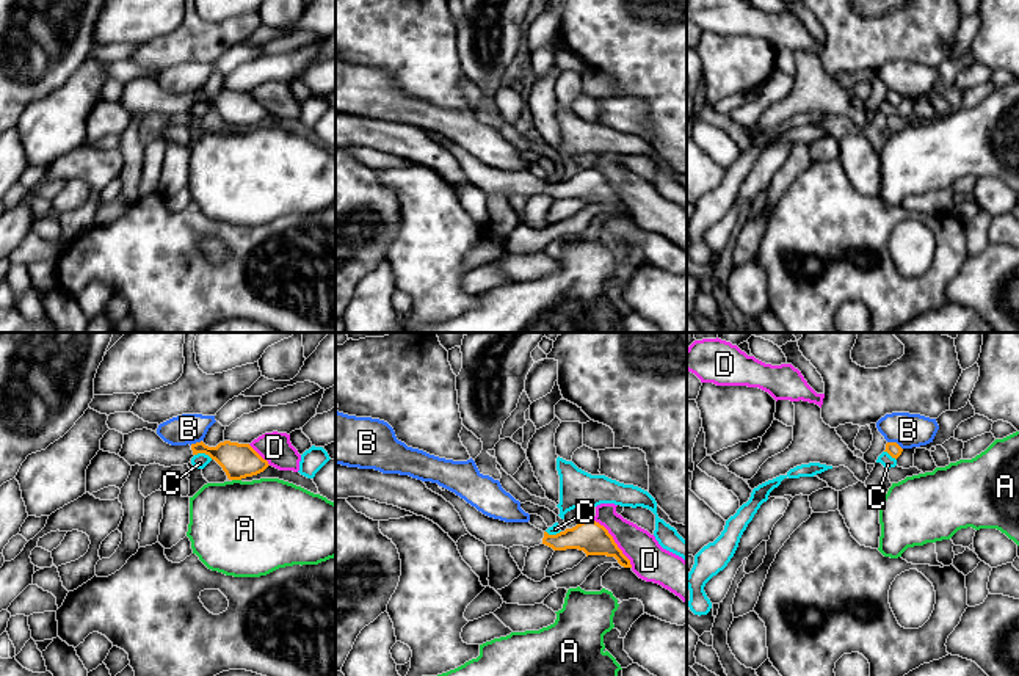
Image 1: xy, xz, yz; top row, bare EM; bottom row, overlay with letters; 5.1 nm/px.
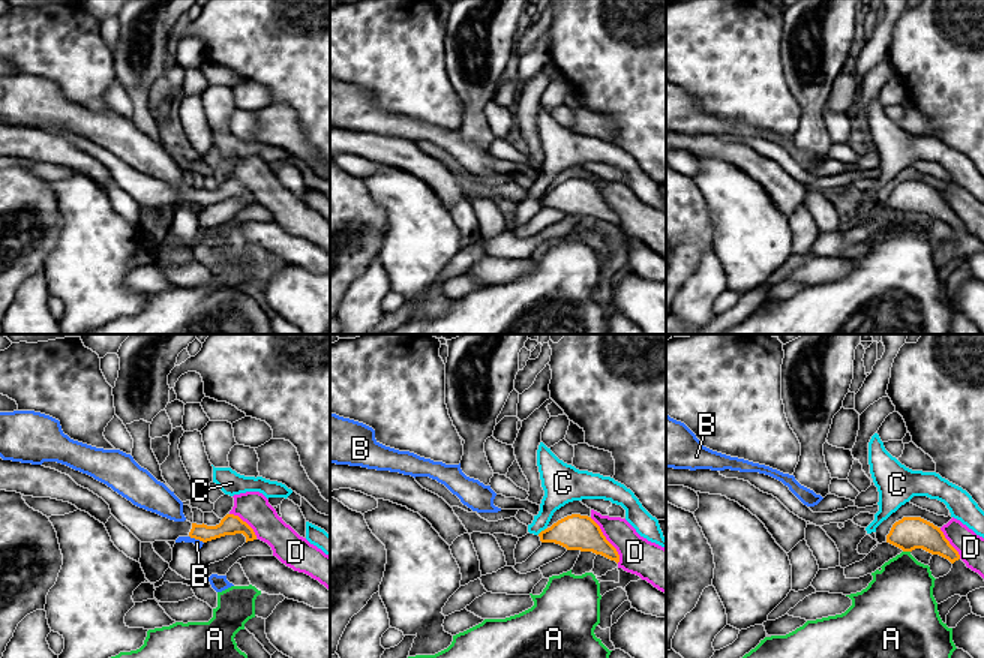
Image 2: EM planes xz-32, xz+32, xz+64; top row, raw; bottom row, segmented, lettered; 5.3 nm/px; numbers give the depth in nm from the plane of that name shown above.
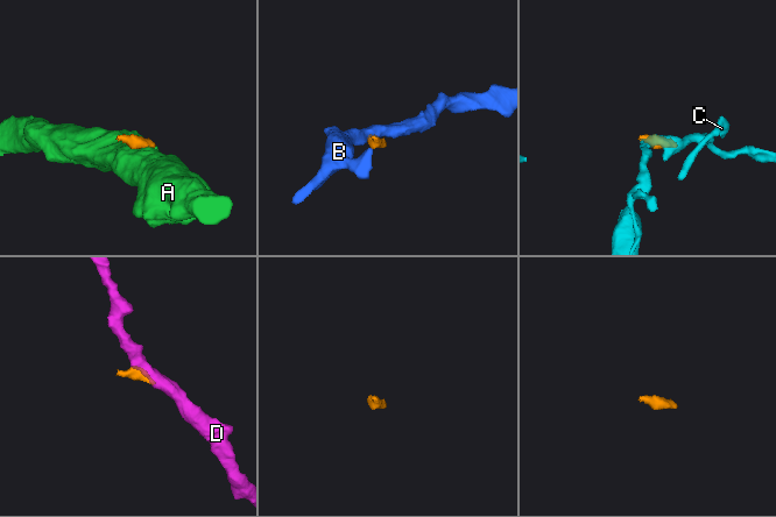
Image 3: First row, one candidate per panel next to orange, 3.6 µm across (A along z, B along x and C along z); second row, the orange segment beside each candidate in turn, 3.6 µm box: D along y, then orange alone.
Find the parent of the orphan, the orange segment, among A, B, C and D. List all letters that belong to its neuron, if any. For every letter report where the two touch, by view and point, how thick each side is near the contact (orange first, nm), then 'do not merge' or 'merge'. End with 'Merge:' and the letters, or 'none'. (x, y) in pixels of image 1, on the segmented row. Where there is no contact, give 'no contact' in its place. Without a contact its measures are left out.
A: contact xy (237, 479); calibres 180 and 480 nm; do not merge
B: contact yz (895, 443); calibres 70 and 180 nm; do not merge
C: contact xy (204, 452); calibres 180 and 80 nm; do not merge
D: contact xz (613, 541); calibres 160 and 190 nm; do not merge
Merge: none

